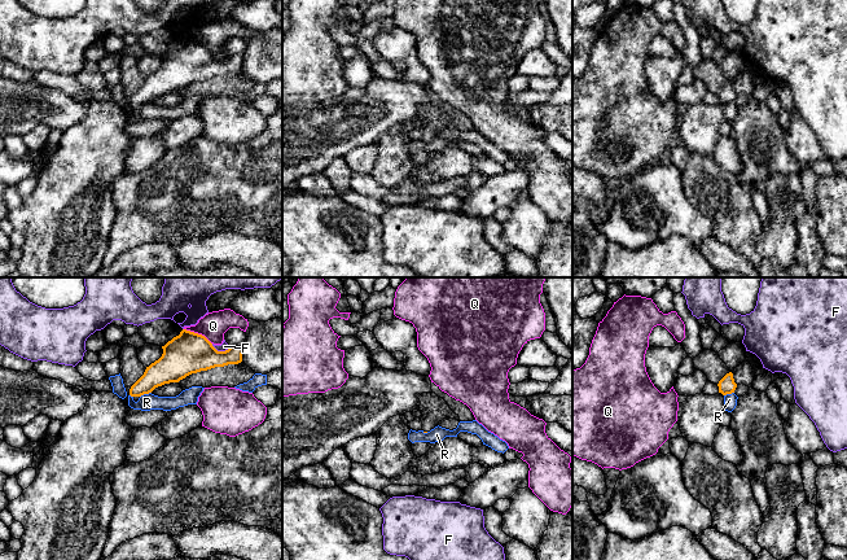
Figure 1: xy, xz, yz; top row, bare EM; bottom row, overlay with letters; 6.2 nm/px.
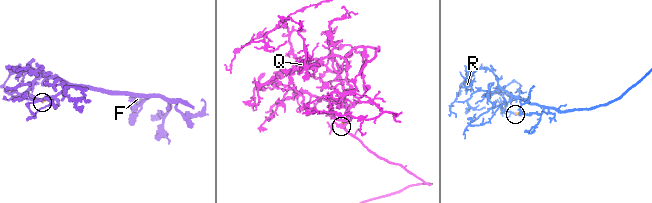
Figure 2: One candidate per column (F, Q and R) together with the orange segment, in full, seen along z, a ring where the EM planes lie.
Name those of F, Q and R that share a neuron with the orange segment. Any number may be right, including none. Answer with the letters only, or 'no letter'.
no letter

